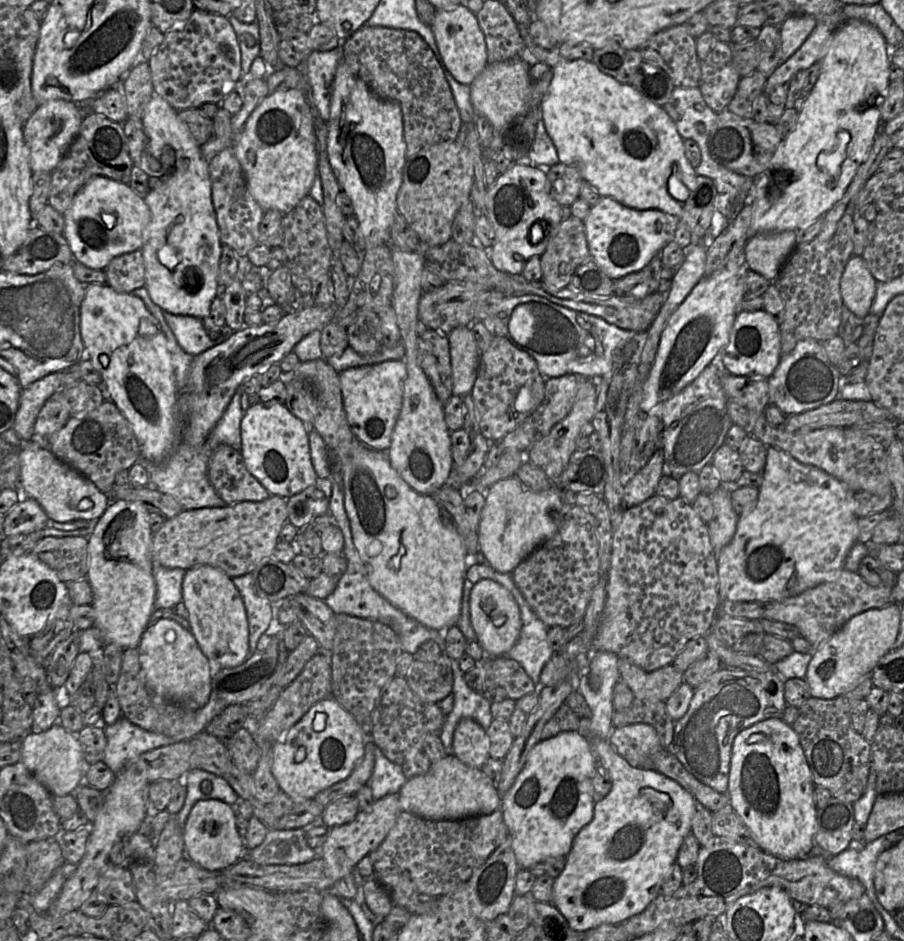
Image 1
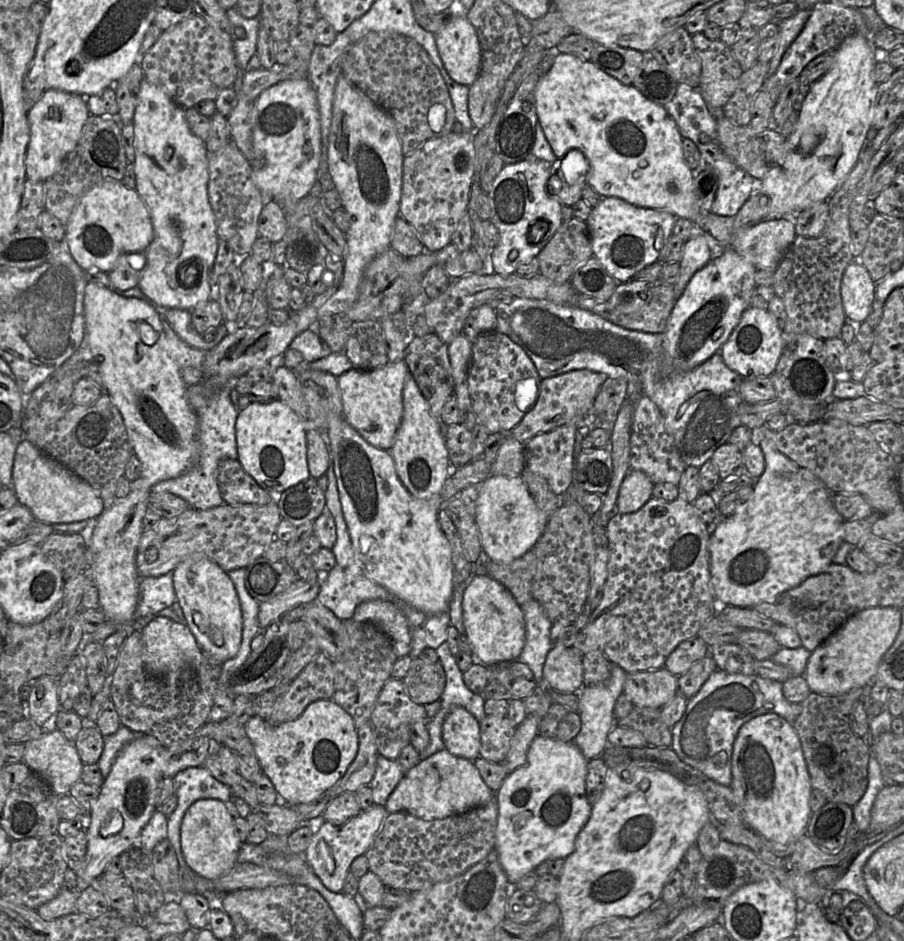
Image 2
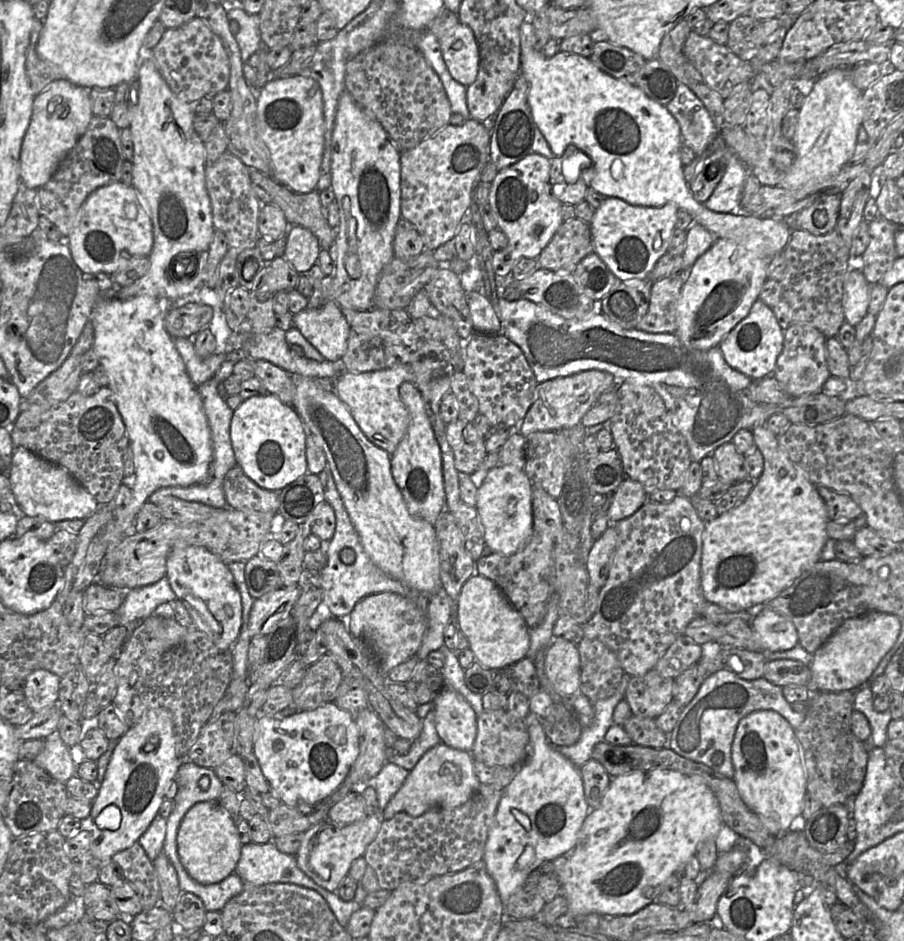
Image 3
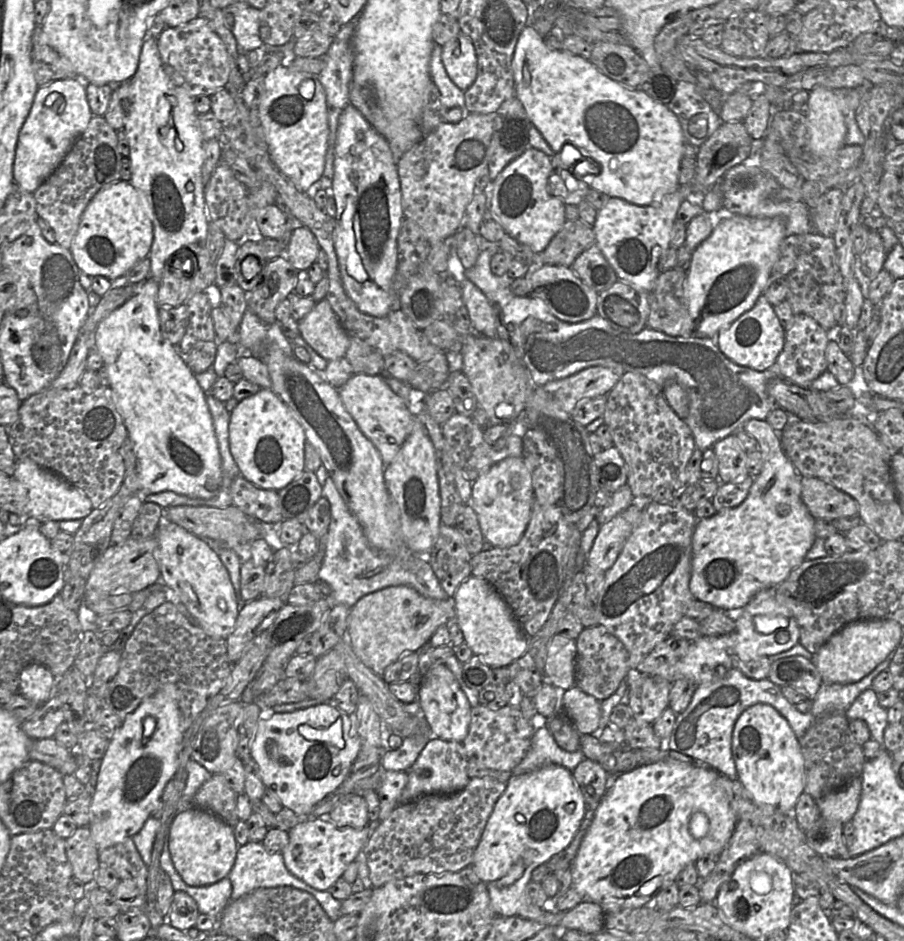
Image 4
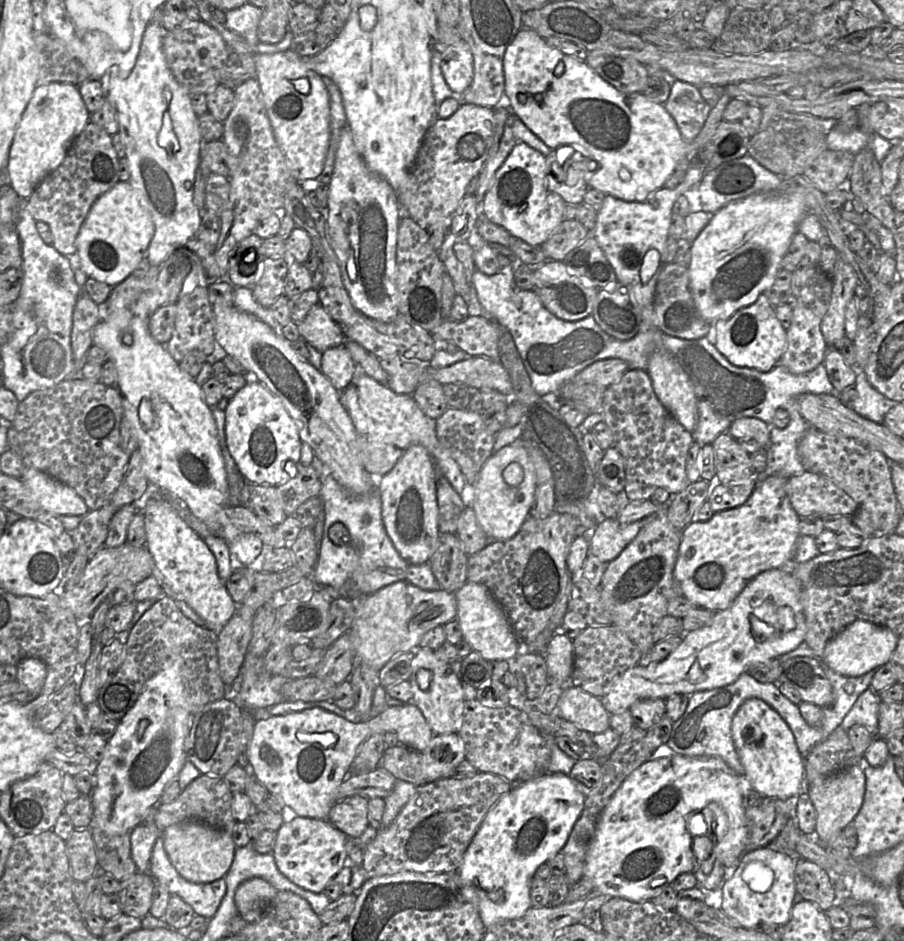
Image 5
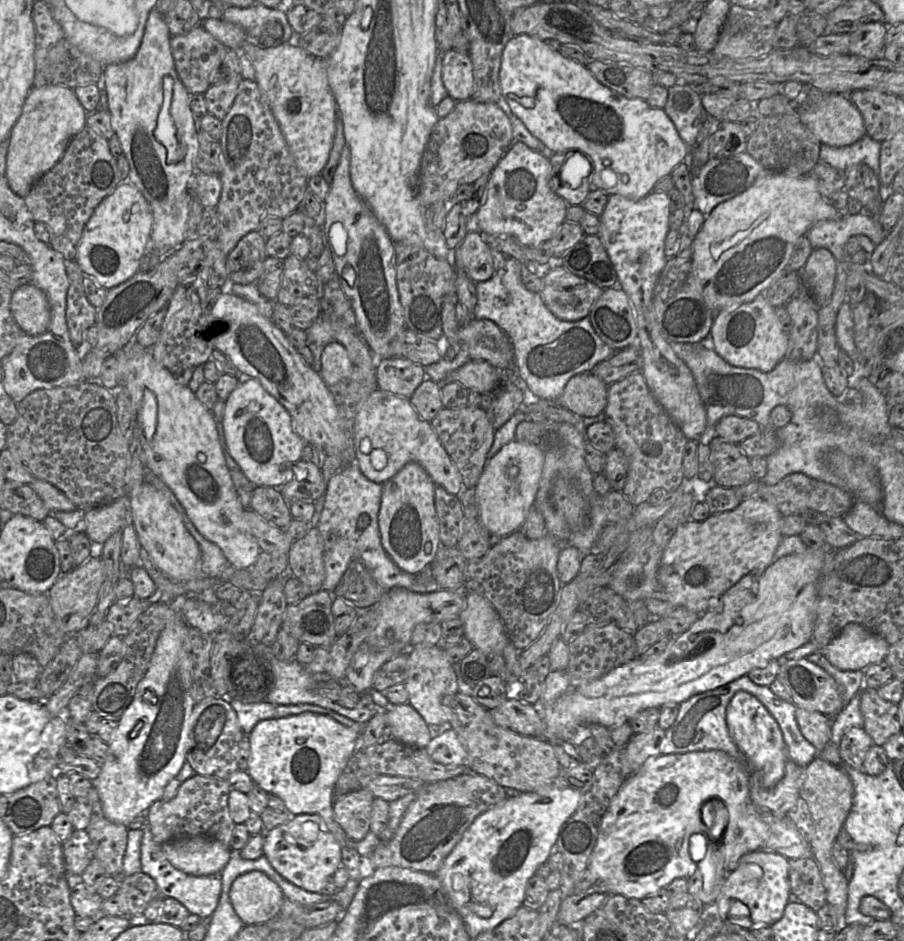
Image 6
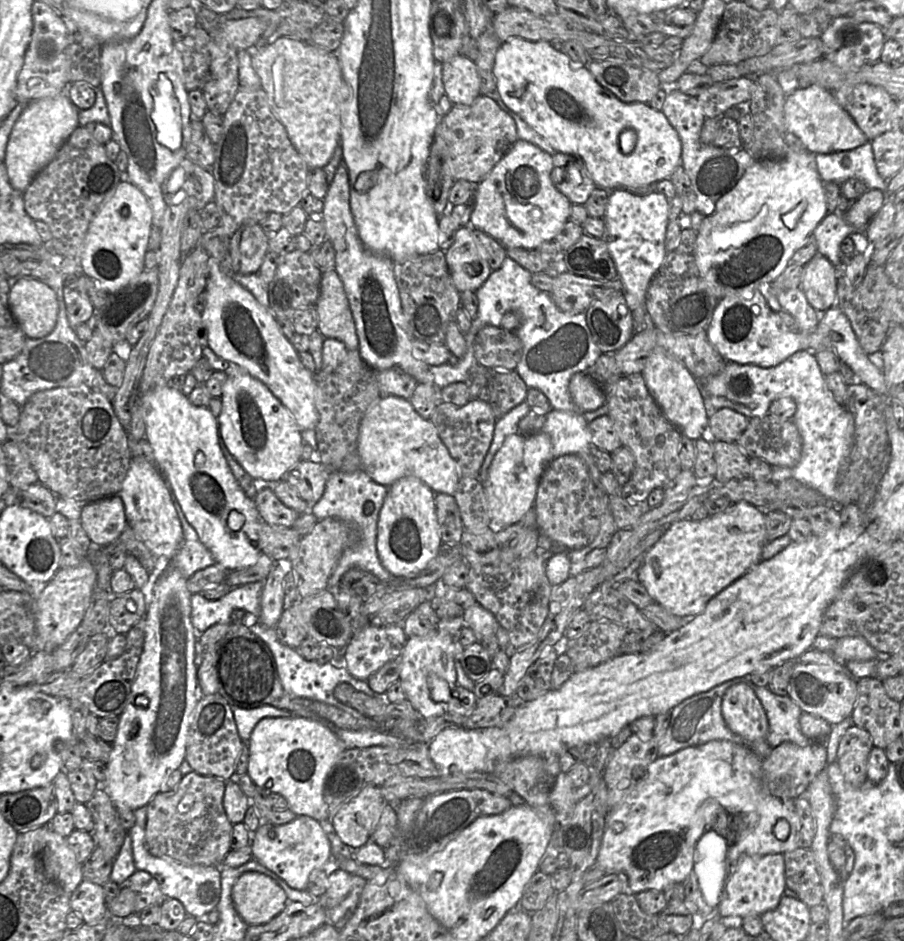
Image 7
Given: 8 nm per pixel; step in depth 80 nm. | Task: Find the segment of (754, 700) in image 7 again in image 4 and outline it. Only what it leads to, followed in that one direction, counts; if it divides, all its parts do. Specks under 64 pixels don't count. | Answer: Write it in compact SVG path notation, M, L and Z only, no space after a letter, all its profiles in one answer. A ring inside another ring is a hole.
M762 703L743 711L733 729L732 754L737 777L756 803L795 816L796 803L805 791L804 757L800 740L780 712Z

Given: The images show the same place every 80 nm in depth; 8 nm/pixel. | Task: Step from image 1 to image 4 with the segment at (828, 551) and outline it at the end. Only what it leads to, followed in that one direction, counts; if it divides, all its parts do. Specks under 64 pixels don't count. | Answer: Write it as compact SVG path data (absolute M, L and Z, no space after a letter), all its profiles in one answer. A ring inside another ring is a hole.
M751 419L741 429L757 441L763 456L762 471L754 477L749 494L741 504L698 520L692 537L690 591L695 599L723 610L743 608L760 590L782 583L805 560L816 538L815 518L801 499L802 476L787 457L779 434L766 420Z

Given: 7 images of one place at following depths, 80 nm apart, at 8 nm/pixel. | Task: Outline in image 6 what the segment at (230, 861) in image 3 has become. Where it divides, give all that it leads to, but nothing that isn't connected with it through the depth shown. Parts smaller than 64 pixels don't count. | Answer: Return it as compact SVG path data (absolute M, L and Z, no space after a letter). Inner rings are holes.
M203 835L175 839L161 846L176 869L194 876L221 873L231 856L229 846Z

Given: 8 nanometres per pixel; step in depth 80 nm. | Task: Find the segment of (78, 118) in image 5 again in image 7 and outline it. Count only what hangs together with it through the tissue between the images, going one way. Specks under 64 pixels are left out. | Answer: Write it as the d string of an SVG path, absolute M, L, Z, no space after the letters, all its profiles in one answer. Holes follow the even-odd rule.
M67 94L31 100L13 125L4 163L11 186L24 192L33 178L55 157L72 132L79 127L78 108Z

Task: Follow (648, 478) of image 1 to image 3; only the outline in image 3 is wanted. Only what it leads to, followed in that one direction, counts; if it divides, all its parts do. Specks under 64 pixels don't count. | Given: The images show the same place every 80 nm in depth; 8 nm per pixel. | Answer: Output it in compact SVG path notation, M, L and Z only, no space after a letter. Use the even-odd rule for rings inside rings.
M627 477L607 499L606 515L611 523L634 514L646 501L648 495L643 486Z

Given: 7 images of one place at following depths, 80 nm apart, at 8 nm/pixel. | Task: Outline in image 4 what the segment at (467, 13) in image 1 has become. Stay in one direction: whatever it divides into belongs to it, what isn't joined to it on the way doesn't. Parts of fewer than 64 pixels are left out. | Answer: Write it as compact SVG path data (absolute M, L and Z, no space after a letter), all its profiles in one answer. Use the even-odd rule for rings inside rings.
M460 32L442 47L442 62L452 82L466 91L477 77L475 47L466 35Z

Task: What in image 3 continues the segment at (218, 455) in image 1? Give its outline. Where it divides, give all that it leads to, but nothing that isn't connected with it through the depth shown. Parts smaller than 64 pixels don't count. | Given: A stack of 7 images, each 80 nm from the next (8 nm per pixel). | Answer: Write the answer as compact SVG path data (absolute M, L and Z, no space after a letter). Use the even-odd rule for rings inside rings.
M236 464L225 475L223 489L226 507L241 511L274 512L279 510L279 494L258 486Z

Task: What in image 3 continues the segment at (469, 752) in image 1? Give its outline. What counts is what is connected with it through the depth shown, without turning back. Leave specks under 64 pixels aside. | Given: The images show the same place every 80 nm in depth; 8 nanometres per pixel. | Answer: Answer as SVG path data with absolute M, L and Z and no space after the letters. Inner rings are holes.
M443 686L432 701L435 728L445 745L470 752L477 735L477 715L465 698Z

